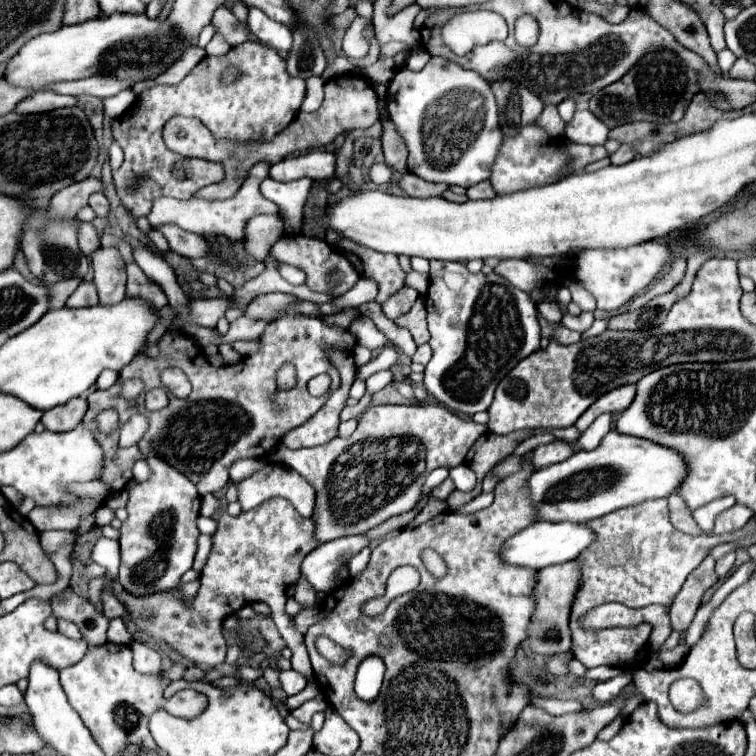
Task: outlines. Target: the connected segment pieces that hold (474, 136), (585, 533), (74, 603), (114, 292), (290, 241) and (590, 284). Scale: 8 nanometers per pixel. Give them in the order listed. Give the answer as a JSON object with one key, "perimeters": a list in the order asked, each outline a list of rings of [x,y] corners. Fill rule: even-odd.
{"perimeters":[[[[431,58],[423,70],[413,72],[409,68],[401,68],[395,72],[393,80],[387,86],[387,112],[391,120],[395,122],[399,134],[403,136],[407,148],[409,148],[409,160],[407,170],[411,174],[427,180],[427,182],[445,182],[445,184],[459,184],[459,186],[473,186],[481,180],[487,180],[491,176],[491,168],[495,164],[495,156],[501,148],[503,134],[497,122],[497,104],[495,96],[491,92],[489,82],[485,82],[477,72],[465,70],[455,62],[449,62],[445,58]],[[447,124],[459,124],[461,134],[453,136],[457,140],[431,140],[433,132],[447,130]]],[[[535,522],[527,528],[523,528],[523,532],[517,532],[505,540],[505,544],[501,548],[501,560],[507,564],[515,564],[515,566],[531,568],[531,570],[541,570],[551,564],[563,564],[563,562],[573,560],[581,550],[585,550],[591,544],[593,538],[595,538],[593,532],[589,528],[585,528],[583,524]]],[[[67,590],[63,596],[65,596],[63,600],[53,600],[53,614],[57,618],[63,616],[73,624],[77,624],[83,640],[89,646],[105,644],[107,642],[105,632],[107,632],[109,620],[89,600],[81,598],[73,590]]],[[[99,248],[93,258],[95,286],[101,304],[117,304],[125,298],[125,266],[119,250]]],[[[285,236],[271,248],[273,256],[279,262],[291,264],[301,268],[307,274],[307,280],[325,280],[329,268],[339,268],[345,274],[345,280],[337,286],[329,286],[329,294],[341,296],[343,292],[351,290],[359,280],[359,274],[349,264],[349,260],[337,252],[333,252],[325,240],[309,238],[309,236]]],[[[643,242],[631,248],[597,248],[583,250],[572,264],[571,276],[577,278],[597,300],[599,310],[617,310],[643,292],[667,260],[667,246],[657,242]]]]}

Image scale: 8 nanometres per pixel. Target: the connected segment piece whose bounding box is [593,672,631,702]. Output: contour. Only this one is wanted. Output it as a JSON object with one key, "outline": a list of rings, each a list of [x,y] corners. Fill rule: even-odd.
{"outline":[[[623,672],[611,680],[605,680],[605,682],[597,682],[595,688],[593,688],[593,698],[599,700],[599,702],[609,702],[613,700],[627,684],[631,682],[631,674],[629,672]]]}

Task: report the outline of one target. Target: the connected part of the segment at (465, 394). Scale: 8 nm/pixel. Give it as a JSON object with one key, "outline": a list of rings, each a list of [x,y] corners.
{"outline":[[[431,260],[429,272],[429,292],[427,292],[427,320],[433,348],[433,358],[425,366],[423,384],[429,394],[433,394],[443,406],[457,414],[473,416],[475,412],[487,410],[493,402],[493,392],[497,384],[531,352],[539,350],[539,322],[537,322],[537,306],[527,296],[527,292],[515,288],[503,276],[491,274],[471,274],[463,262],[445,262]]]}

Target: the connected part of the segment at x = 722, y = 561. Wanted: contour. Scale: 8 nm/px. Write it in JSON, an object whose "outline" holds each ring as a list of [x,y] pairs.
{"outline":[[[729,552],[727,556],[723,556],[723,558],[719,558],[717,562],[715,562],[715,574],[719,576],[719,578],[725,578],[727,574],[729,574],[729,570],[733,568],[733,562],[735,562],[736,553]]]}

